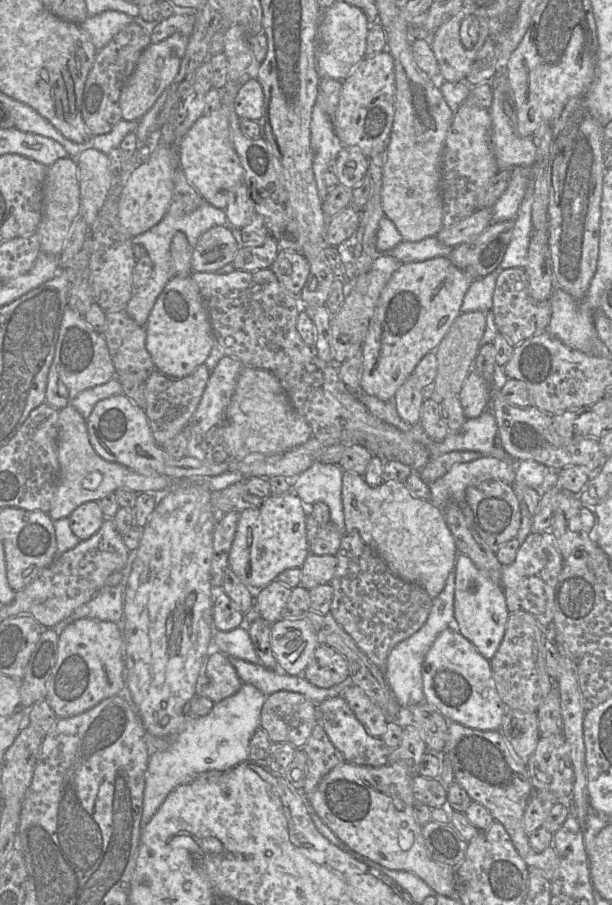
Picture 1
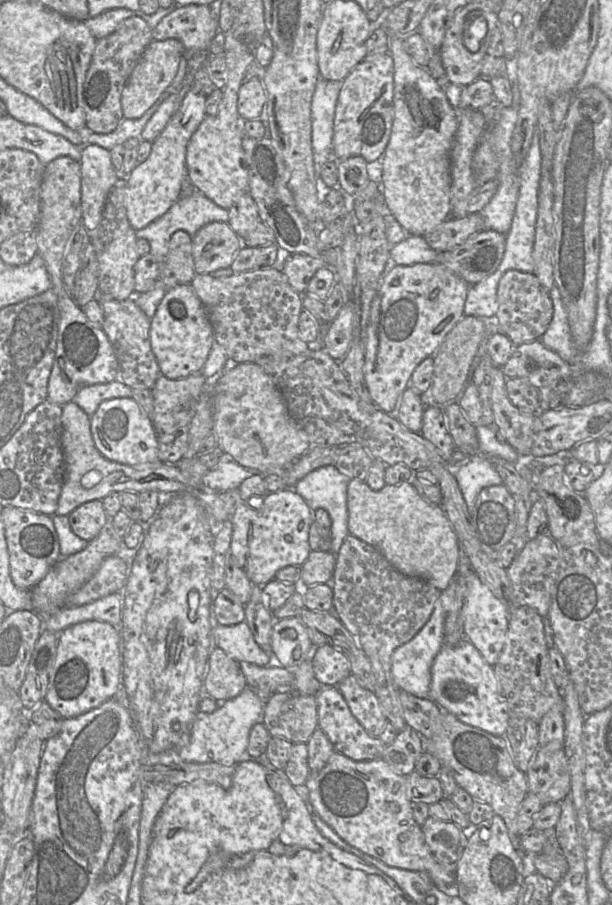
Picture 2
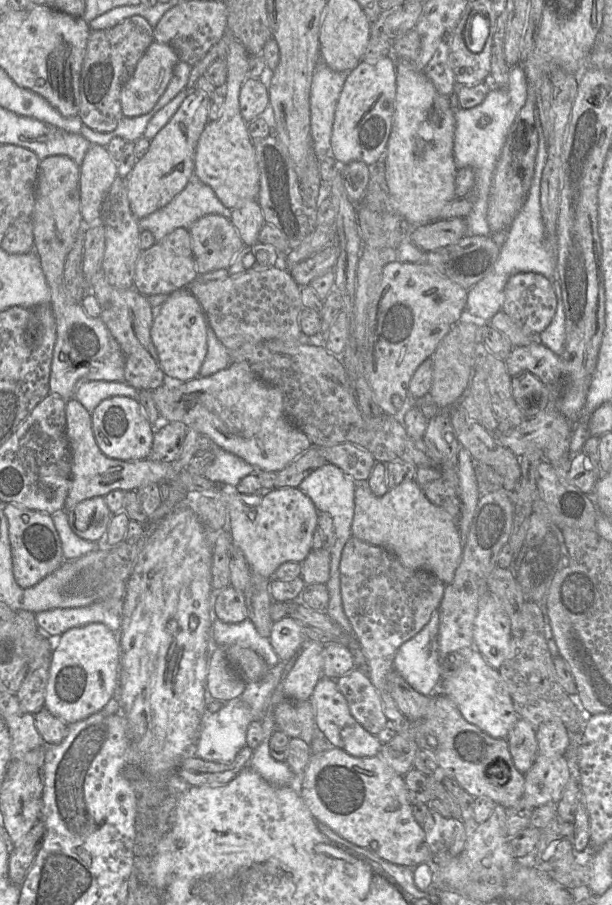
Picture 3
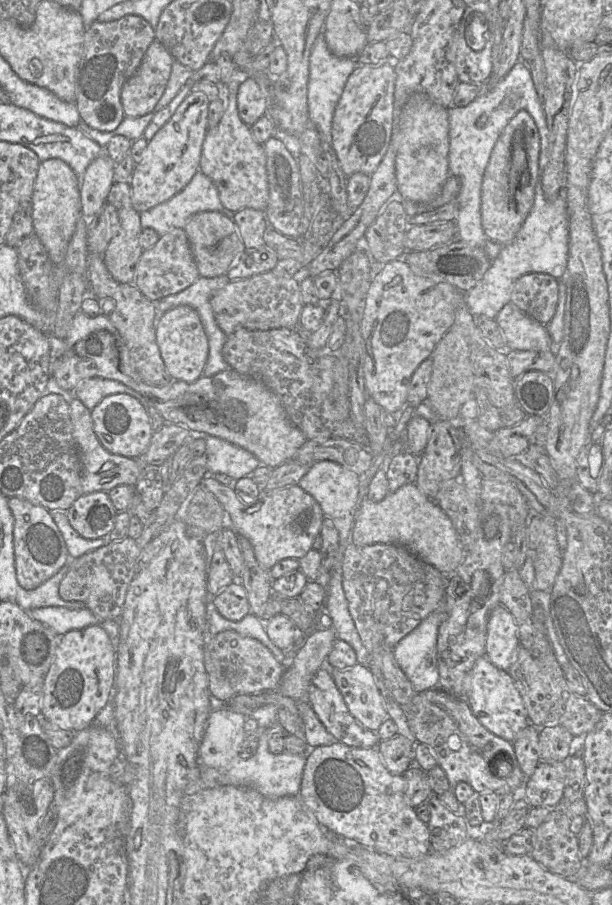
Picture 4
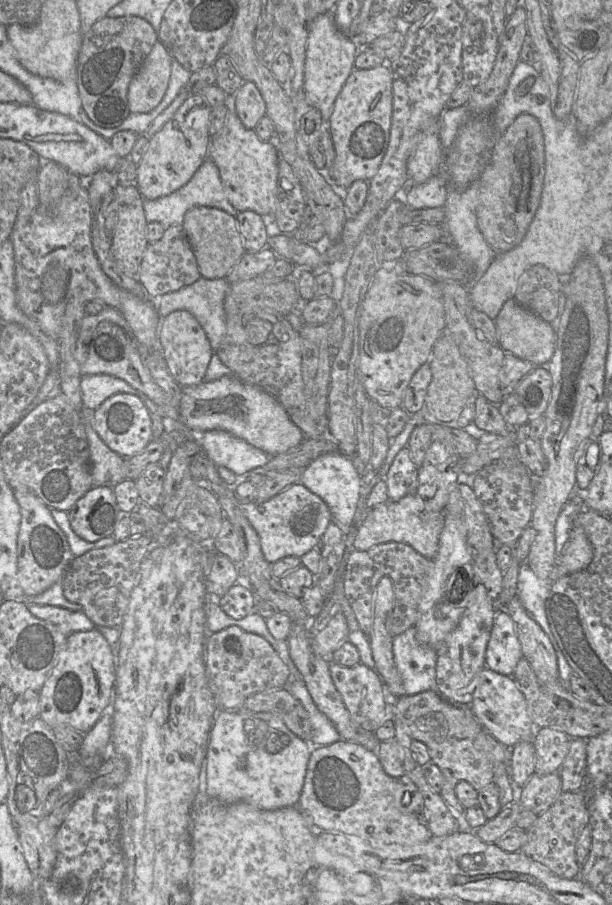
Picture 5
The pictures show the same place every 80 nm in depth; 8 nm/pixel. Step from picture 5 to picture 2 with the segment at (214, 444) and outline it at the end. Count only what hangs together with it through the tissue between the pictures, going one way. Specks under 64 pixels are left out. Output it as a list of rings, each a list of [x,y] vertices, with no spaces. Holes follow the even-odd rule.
[[[224,453],[217,465],[204,474],[201,487],[212,492],[237,490],[249,476],[252,476],[252,471],[239,465],[230,455]]]

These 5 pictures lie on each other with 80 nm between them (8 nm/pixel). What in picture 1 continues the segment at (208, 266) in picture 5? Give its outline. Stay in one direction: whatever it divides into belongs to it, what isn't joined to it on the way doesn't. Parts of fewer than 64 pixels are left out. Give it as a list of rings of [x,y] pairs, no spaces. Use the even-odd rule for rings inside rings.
[[[229,225],[214,226],[201,235],[192,253],[194,272],[216,272],[233,263],[239,250]]]

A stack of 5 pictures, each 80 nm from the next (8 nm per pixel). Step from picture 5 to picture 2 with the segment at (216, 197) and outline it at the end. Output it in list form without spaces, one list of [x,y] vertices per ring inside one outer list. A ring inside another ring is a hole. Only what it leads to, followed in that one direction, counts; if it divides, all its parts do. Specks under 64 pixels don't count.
[[[199,191],[179,198],[160,218],[136,231],[137,238],[144,238],[150,244],[150,252],[155,257],[166,257],[169,242],[178,230],[193,237],[198,230],[211,222],[228,223],[228,210],[219,207]]]

